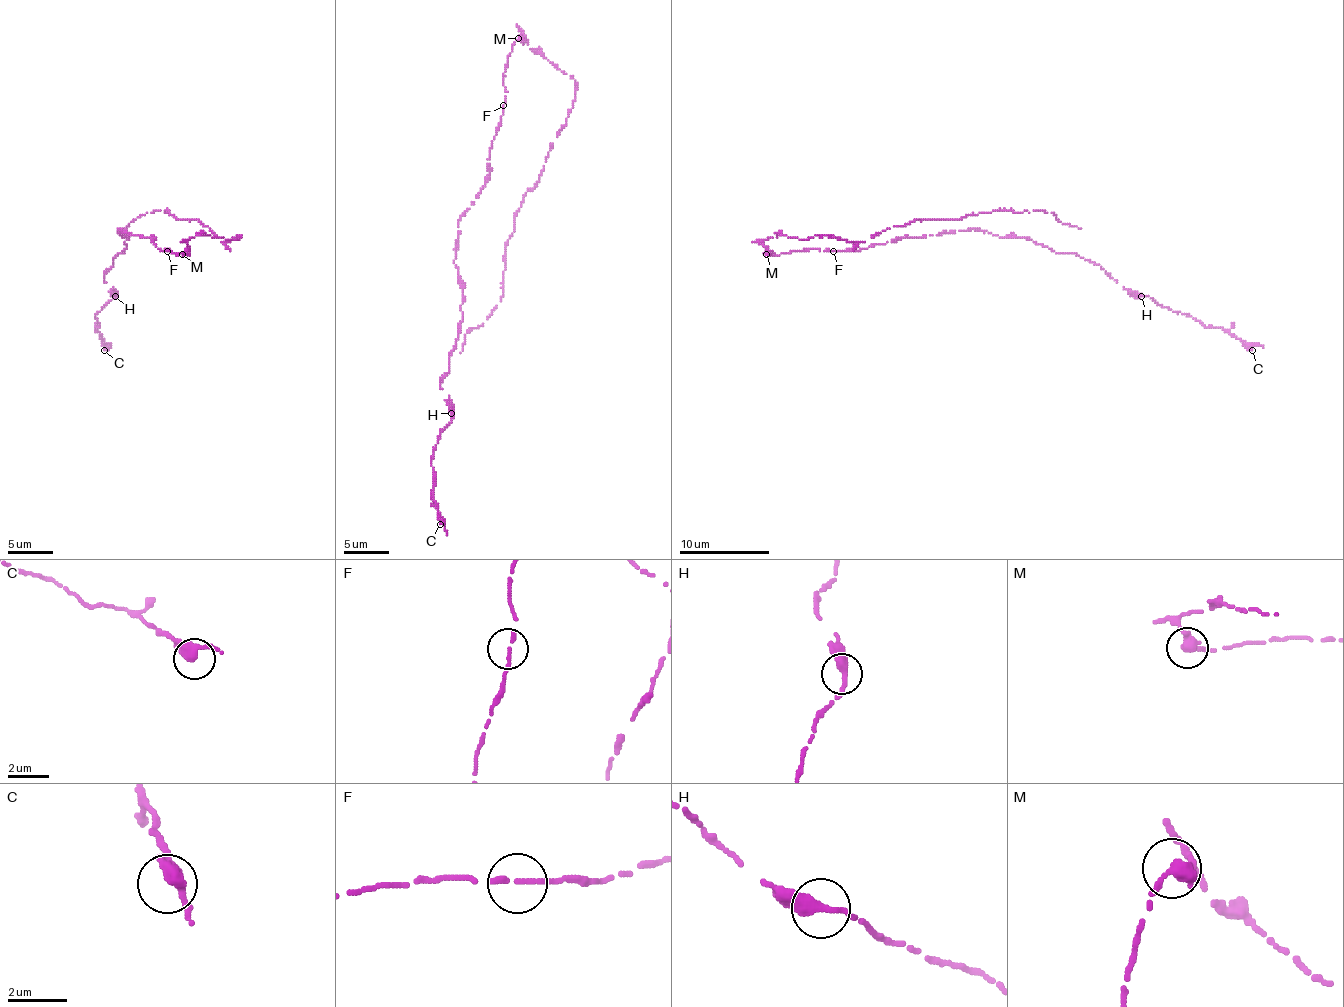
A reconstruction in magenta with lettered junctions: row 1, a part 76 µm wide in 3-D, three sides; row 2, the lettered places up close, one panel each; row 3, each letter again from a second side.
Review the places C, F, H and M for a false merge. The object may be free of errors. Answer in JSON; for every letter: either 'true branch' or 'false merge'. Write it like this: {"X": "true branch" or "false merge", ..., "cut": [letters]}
{"C": "true branch", "F": "true branch", "H": "true branch", "M": "false merge", "cut": ["M"]}

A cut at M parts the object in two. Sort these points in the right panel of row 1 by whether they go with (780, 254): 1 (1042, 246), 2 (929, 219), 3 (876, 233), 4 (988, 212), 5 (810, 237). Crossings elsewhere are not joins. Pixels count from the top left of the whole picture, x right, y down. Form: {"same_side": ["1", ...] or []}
{"same_side": ["1"]}

